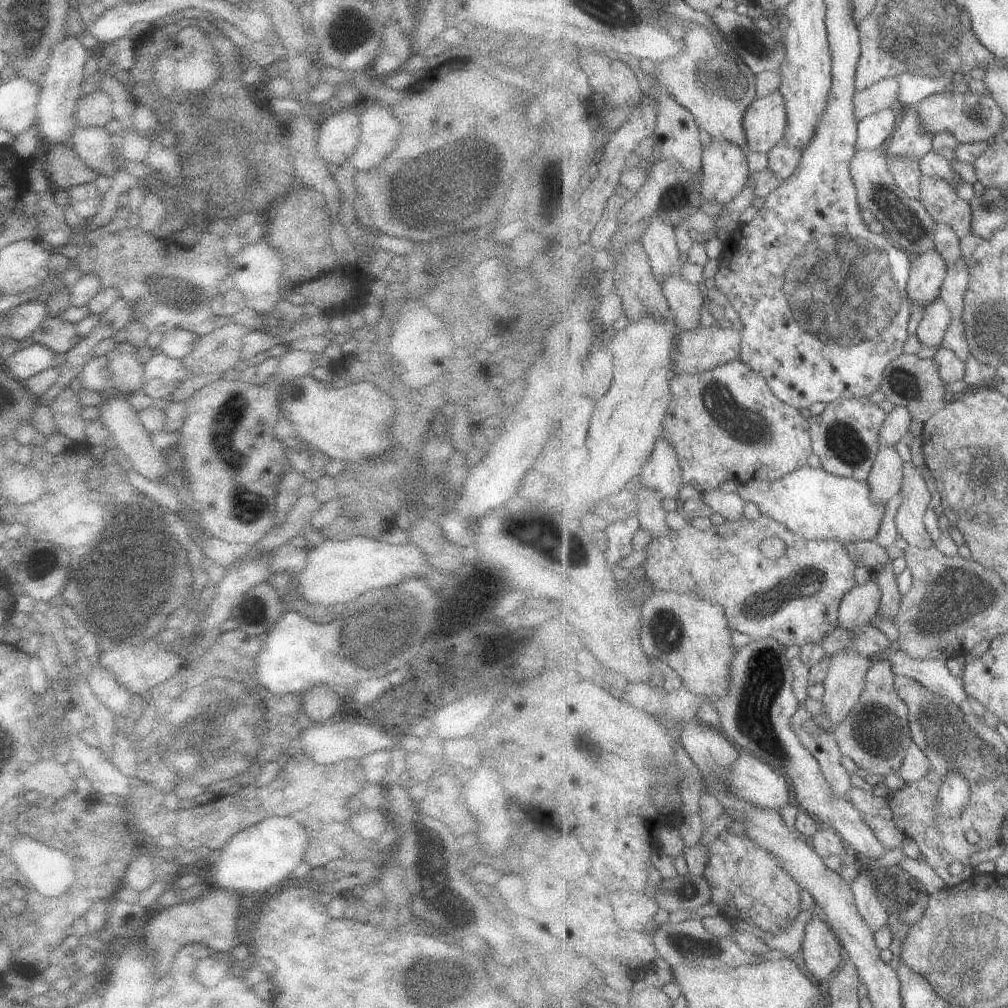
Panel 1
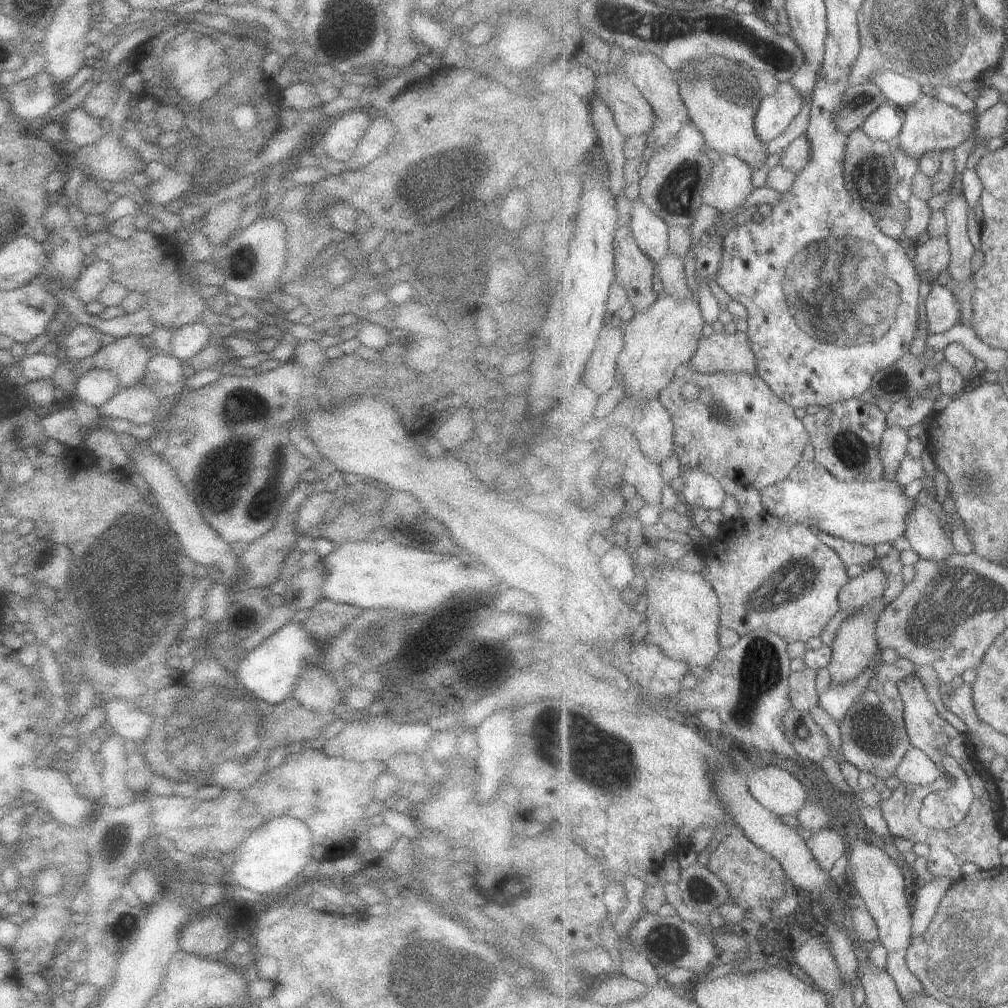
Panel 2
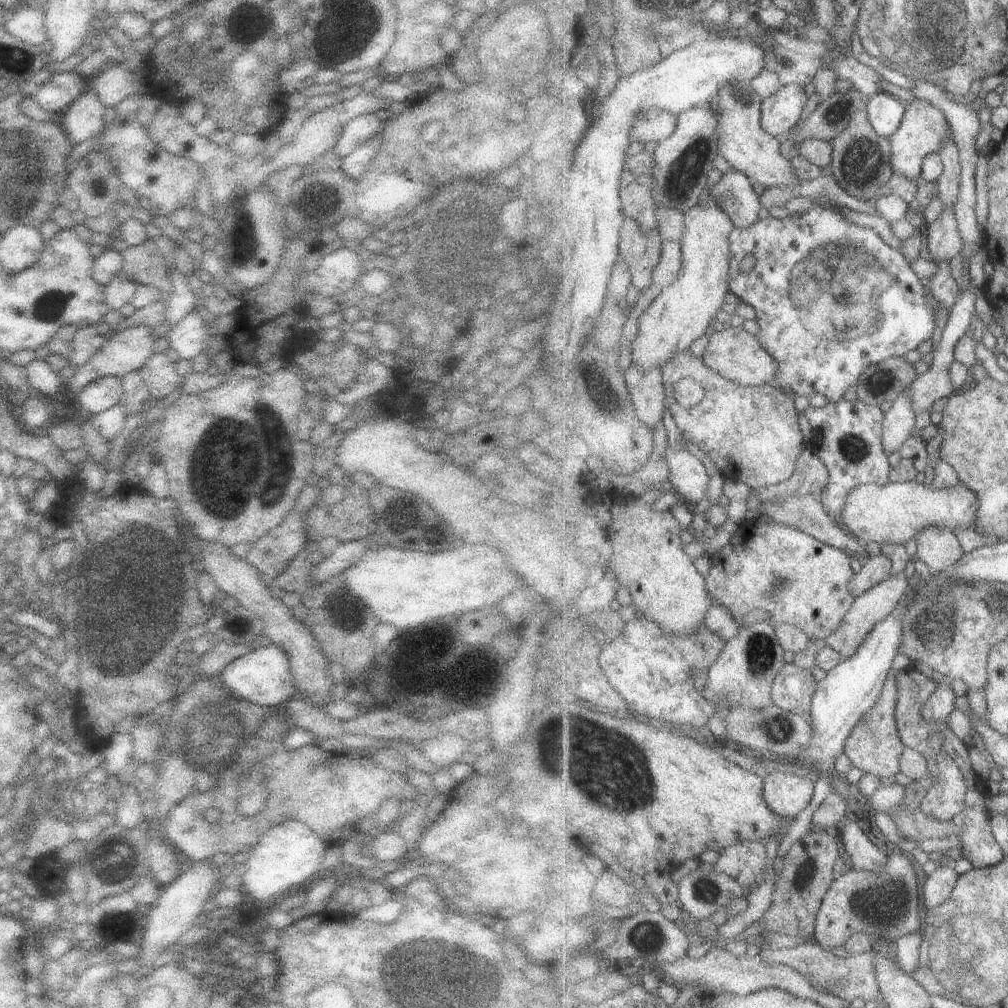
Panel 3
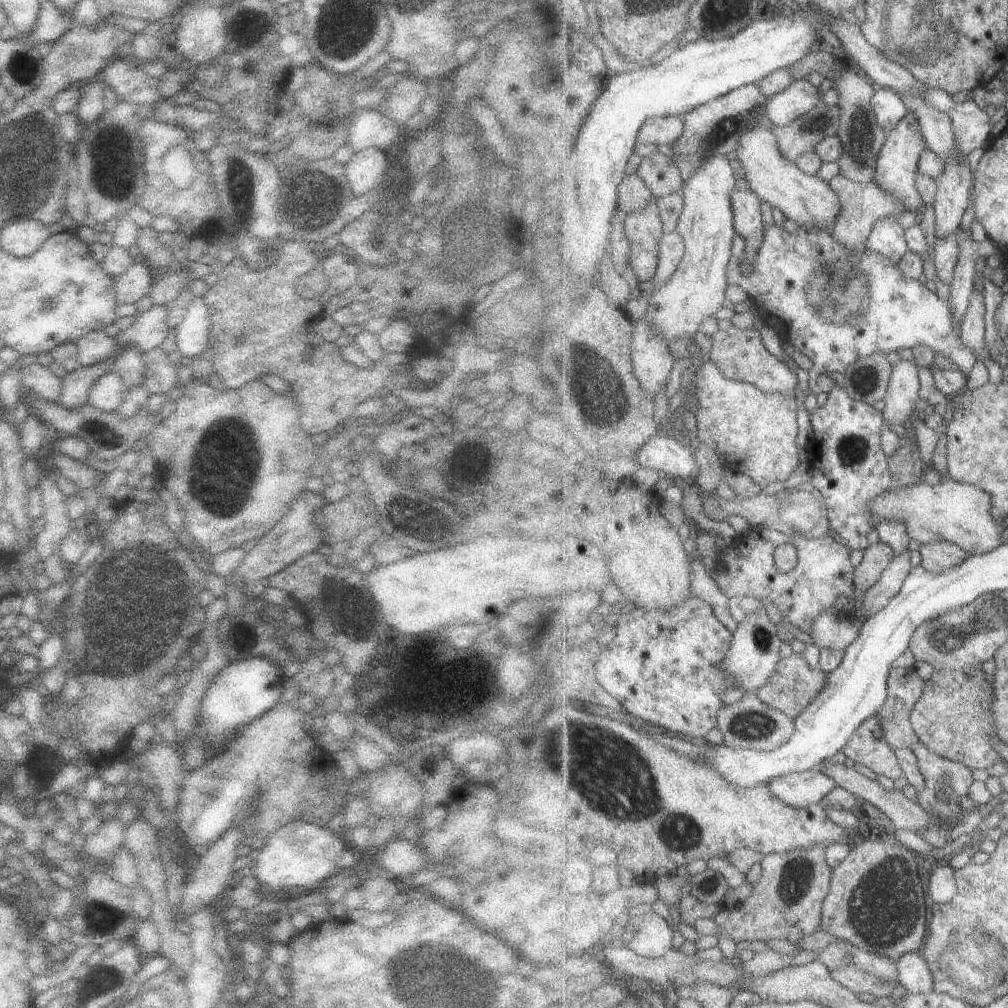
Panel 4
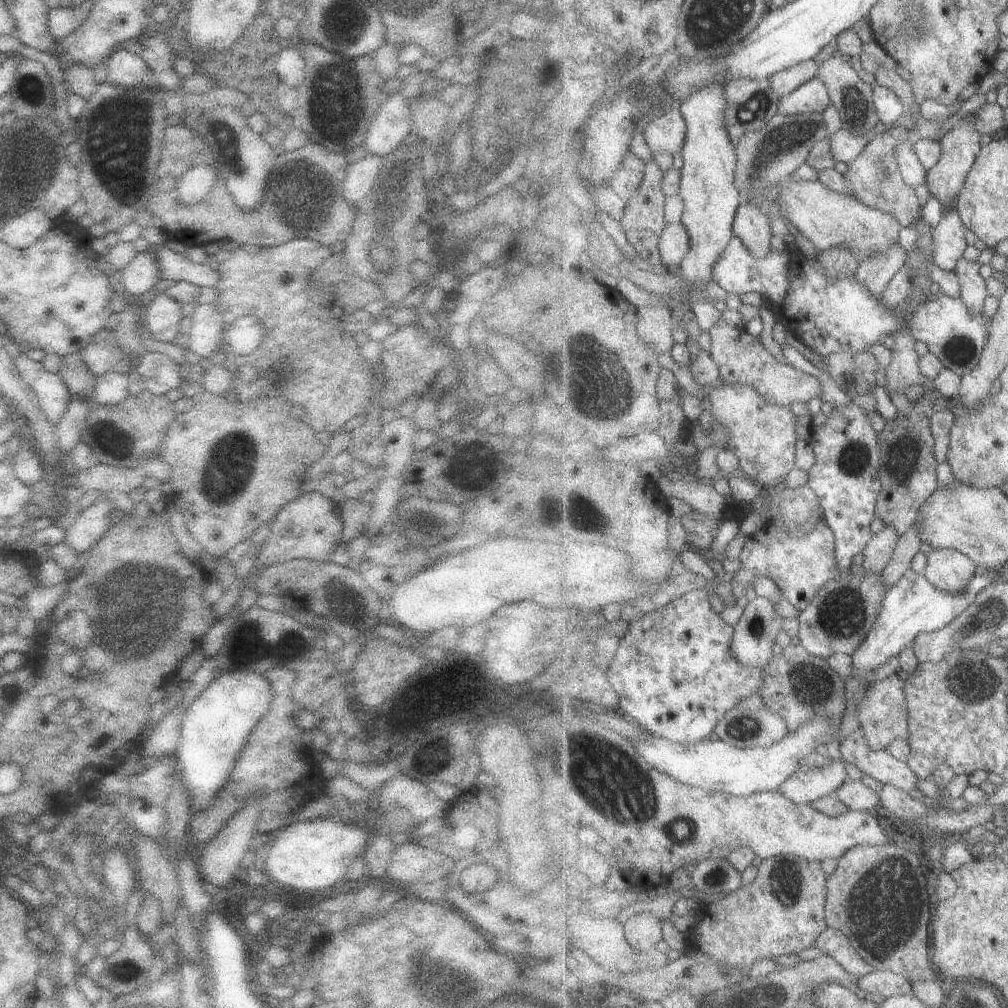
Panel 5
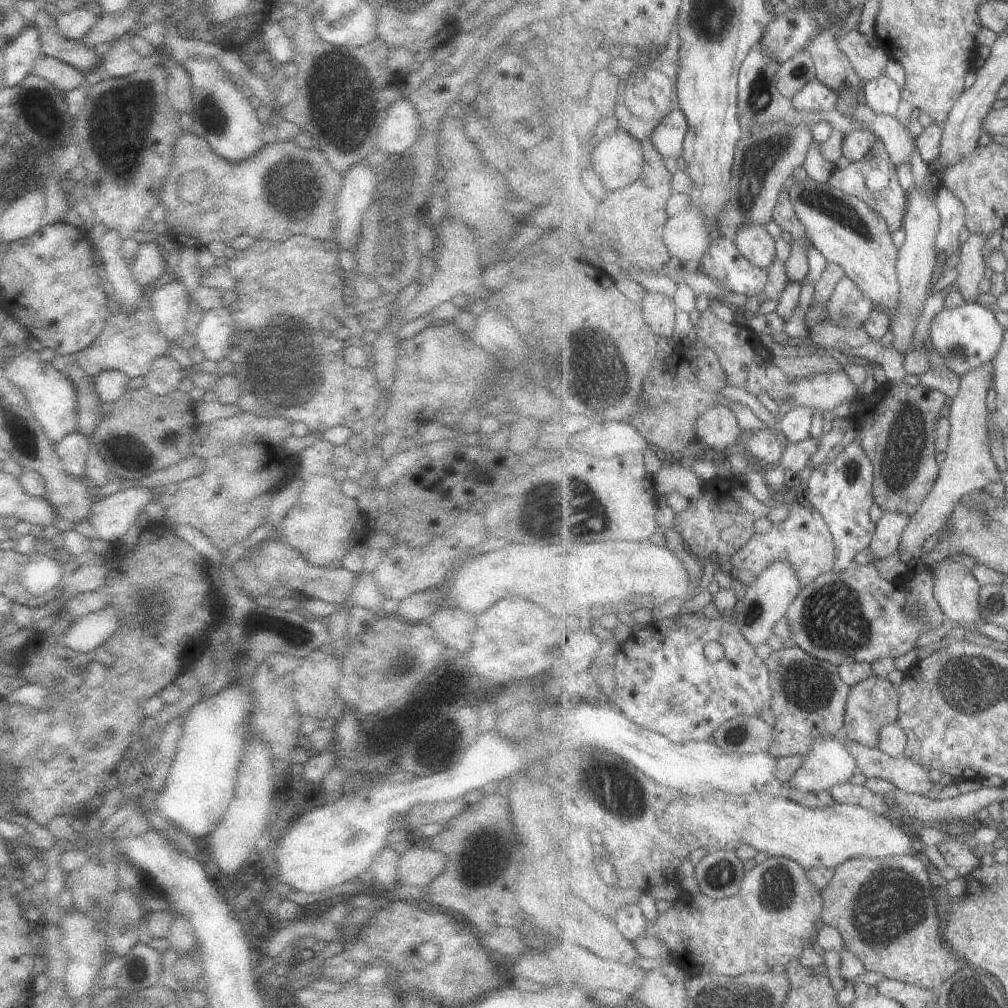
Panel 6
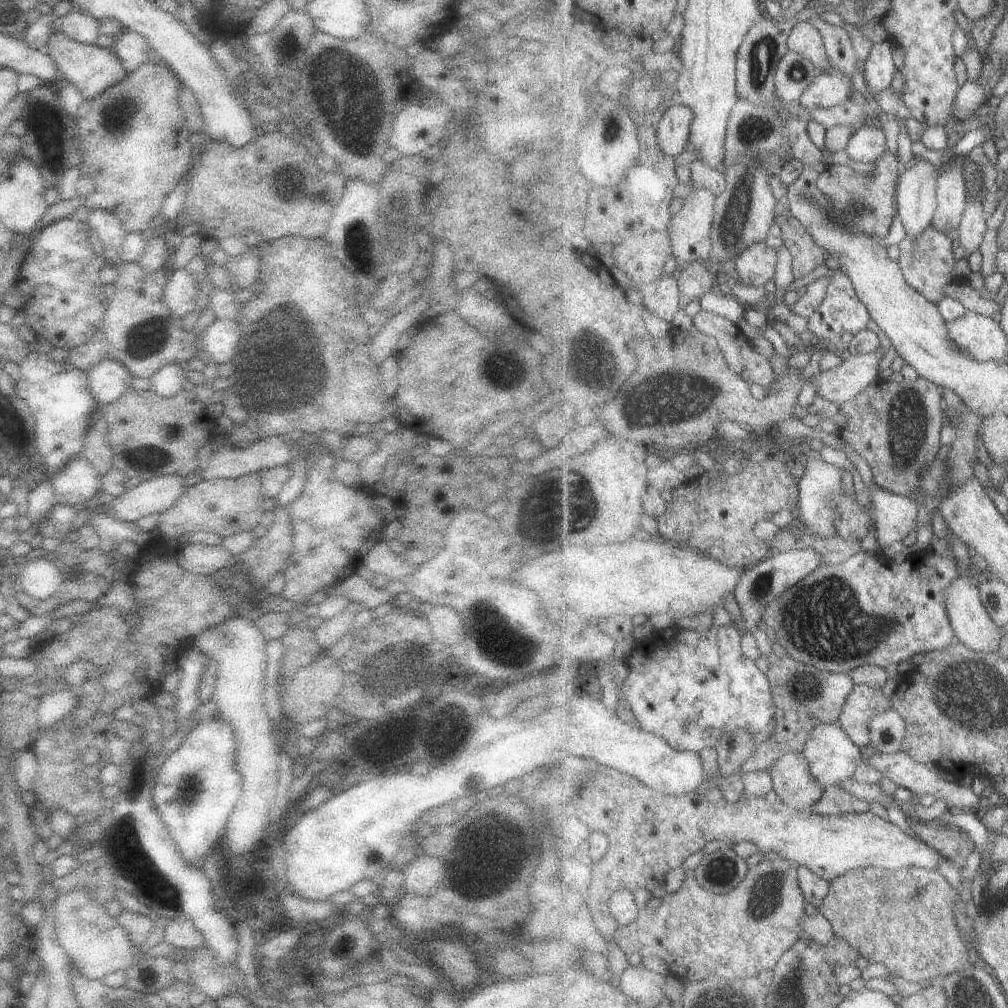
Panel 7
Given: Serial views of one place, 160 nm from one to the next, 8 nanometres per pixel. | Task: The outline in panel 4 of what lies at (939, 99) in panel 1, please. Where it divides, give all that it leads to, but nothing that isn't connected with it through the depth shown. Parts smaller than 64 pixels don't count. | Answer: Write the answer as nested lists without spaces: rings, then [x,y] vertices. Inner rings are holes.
[[[909,111],[903,120],[900,120],[899,124],[886,135],[885,144],[879,153],[876,170],[873,171],[876,176],[875,182],[879,183],[888,193],[899,197],[904,202],[905,210],[923,210],[923,206],[925,206],[924,198],[916,185],[916,178],[920,158],[927,149],[928,144],[920,129],[918,116],[913,111]]]

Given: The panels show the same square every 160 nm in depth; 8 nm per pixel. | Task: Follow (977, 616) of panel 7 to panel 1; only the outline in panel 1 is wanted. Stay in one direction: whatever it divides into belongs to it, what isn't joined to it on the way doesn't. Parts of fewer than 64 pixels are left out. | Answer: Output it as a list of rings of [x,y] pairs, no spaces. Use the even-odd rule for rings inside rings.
[[[909,460],[904,461],[904,477],[900,493],[902,503],[896,512],[896,525],[900,536],[914,547],[930,549],[935,544],[925,528],[923,518],[931,502],[931,492],[917,466]]]

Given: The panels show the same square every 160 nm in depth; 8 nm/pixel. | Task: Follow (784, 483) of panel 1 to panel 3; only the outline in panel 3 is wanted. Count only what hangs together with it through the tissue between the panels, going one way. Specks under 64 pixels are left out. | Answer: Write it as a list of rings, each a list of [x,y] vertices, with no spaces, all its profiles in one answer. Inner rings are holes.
[[[805,449],[796,465],[796,472],[787,481],[754,490],[761,502],[785,502],[786,498],[813,495],[822,502],[822,494],[829,482],[830,474],[825,463],[809,449]],[[916,481],[868,484],[853,489],[847,497],[840,514],[846,531],[865,544],[877,542],[882,545],[898,545],[915,538],[928,526],[958,528],[974,526],[977,518],[978,496],[963,484],[948,489],[923,486]]]

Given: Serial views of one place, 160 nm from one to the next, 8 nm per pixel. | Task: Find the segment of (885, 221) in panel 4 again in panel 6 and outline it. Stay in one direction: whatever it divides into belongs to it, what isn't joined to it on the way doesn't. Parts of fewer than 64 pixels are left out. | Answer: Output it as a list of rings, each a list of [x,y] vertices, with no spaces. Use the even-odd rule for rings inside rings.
[[[845,277],[826,304],[823,324],[841,326],[846,331],[858,328],[869,318],[874,308],[874,302],[865,296],[861,287],[853,279]]]

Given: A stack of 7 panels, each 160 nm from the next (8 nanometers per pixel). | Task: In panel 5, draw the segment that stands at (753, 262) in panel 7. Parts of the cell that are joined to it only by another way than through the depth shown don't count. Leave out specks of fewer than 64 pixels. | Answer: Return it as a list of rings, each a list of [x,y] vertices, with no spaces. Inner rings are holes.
[[[751,201],[740,204],[734,222],[734,234],[745,243],[756,259],[766,257],[772,251],[773,233],[771,234],[769,218],[760,206],[754,205]]]

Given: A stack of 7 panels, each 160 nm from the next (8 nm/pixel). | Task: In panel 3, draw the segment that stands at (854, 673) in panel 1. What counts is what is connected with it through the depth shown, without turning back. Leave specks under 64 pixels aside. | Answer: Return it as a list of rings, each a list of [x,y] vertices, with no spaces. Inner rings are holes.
[[[904,573],[892,574],[887,581],[883,581],[880,585],[868,590],[867,593],[857,597],[839,628],[826,638],[826,644],[839,652],[842,658],[841,661],[846,661],[853,657],[875,626],[884,621],[895,610],[895,607],[900,603],[909,588],[910,578],[907,578]]]

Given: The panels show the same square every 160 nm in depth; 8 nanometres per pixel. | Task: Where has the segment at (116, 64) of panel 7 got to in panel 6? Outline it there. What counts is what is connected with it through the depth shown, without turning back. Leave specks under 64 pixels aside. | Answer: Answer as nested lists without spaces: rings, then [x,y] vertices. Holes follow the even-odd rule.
[[[43,8],[36,10],[30,22],[37,31],[41,52],[48,57],[56,58],[61,62],[77,67],[85,74],[89,68],[101,65],[103,57],[95,56],[92,49],[81,41],[66,39],[57,30],[56,20]]]

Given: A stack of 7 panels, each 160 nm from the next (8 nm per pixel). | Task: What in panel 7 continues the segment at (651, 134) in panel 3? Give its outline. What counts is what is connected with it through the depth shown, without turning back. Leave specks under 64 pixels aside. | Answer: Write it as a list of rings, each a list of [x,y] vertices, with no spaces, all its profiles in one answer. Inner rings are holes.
[[[670,104],[656,125],[659,147],[665,155],[674,157],[689,149],[693,120],[695,114],[689,106]]]

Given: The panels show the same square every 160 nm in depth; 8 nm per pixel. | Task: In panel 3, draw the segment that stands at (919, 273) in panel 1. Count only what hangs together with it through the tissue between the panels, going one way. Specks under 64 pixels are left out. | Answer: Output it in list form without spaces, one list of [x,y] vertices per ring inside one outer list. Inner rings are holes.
[[[955,206],[944,207],[938,219],[926,227],[926,248],[931,260],[936,264],[941,261],[953,260],[961,255],[964,240],[958,229]]]

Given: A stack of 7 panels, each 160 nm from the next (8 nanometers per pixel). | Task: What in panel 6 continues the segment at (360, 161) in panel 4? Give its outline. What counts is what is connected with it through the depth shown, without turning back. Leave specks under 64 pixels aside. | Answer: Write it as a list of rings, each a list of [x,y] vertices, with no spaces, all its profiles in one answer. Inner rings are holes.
[[[367,162],[357,163],[344,172],[344,179],[336,200],[336,240],[340,250],[355,250],[360,234],[360,218],[367,207],[373,206],[372,196],[376,189],[376,169]]]

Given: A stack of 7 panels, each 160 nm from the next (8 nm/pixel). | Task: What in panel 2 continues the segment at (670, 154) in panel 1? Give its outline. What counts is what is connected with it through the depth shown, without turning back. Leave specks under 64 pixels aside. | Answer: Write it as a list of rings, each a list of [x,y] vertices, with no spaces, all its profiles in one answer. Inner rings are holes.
[[[653,53],[627,54],[627,62],[621,66],[621,70],[645,94],[645,98],[653,107],[655,120],[653,128],[648,134],[648,146],[653,153],[658,153],[662,148],[674,142],[677,133],[686,123],[692,122],[688,108],[680,95],[676,72],[673,72],[661,58],[657,58]]]

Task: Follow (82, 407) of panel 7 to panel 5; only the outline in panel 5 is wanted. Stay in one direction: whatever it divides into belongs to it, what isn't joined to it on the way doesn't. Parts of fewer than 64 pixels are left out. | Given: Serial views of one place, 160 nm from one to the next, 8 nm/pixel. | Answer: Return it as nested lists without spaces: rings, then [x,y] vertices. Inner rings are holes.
[[[25,353],[14,358],[14,365],[18,376],[33,389],[42,413],[49,422],[57,424],[71,397],[60,375],[47,372],[41,362],[33,361]]]

